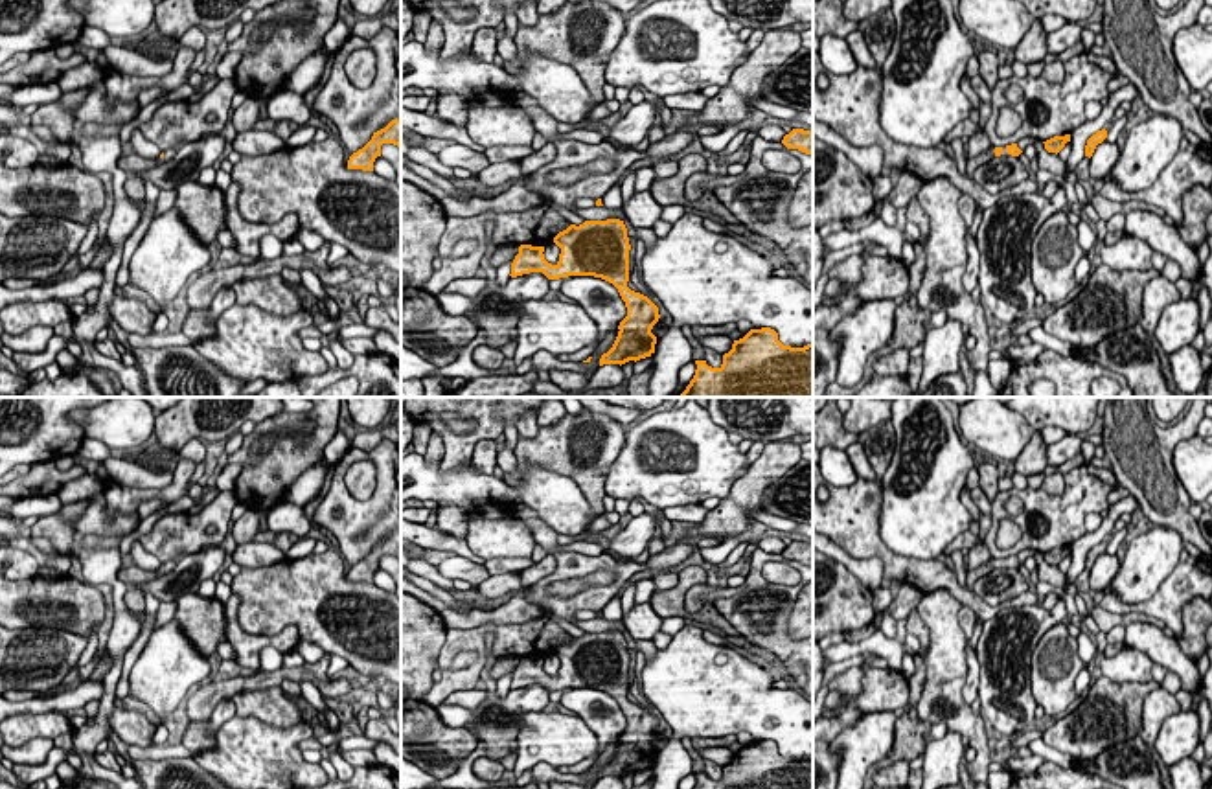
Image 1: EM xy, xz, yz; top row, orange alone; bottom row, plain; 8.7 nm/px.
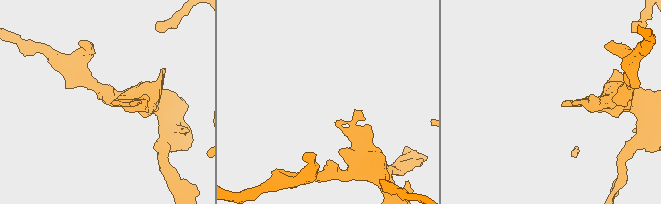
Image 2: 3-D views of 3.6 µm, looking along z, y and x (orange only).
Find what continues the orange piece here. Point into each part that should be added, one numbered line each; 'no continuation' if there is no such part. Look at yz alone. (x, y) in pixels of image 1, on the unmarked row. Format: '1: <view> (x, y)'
1: yz (971, 576)

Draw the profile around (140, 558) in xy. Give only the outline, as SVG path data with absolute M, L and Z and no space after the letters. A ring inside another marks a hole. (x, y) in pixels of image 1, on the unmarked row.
M138 541L132 543L129 555L131 555L134 566L140 566L149 572L156 572L164 565L158 557L149 554Z

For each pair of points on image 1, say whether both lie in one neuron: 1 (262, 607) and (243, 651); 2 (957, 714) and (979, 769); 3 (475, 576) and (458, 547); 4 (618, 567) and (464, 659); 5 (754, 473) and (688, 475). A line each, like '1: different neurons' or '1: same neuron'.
1: different neurons
2: same neuron
3: different neurons
4: different neurons
5: different neurons

